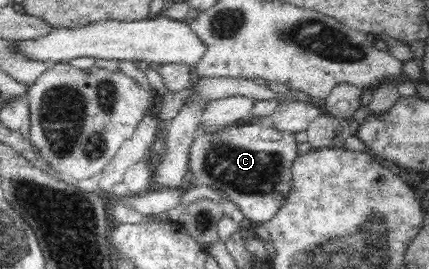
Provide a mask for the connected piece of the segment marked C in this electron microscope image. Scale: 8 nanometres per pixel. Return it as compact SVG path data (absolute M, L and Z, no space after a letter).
M250 116L246 122L222 127L214 133L196 133L189 149L189 178L193 185L207 185L225 191L246 219L264 224L275 217L292 188L291 167L294 159L299 156L296 147L298 142L294 135L276 129L271 116Z

